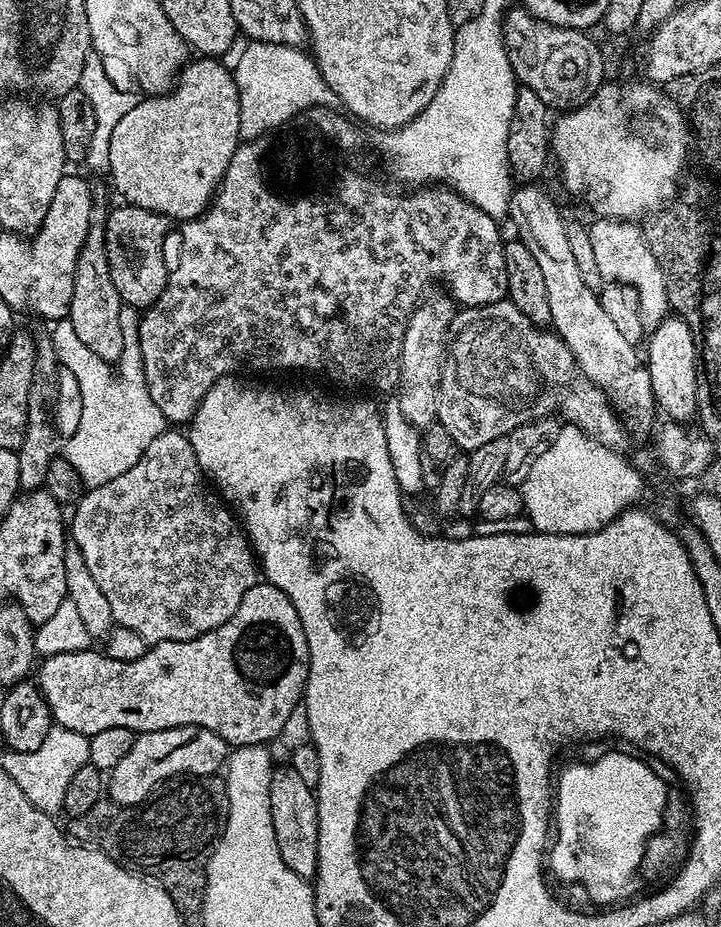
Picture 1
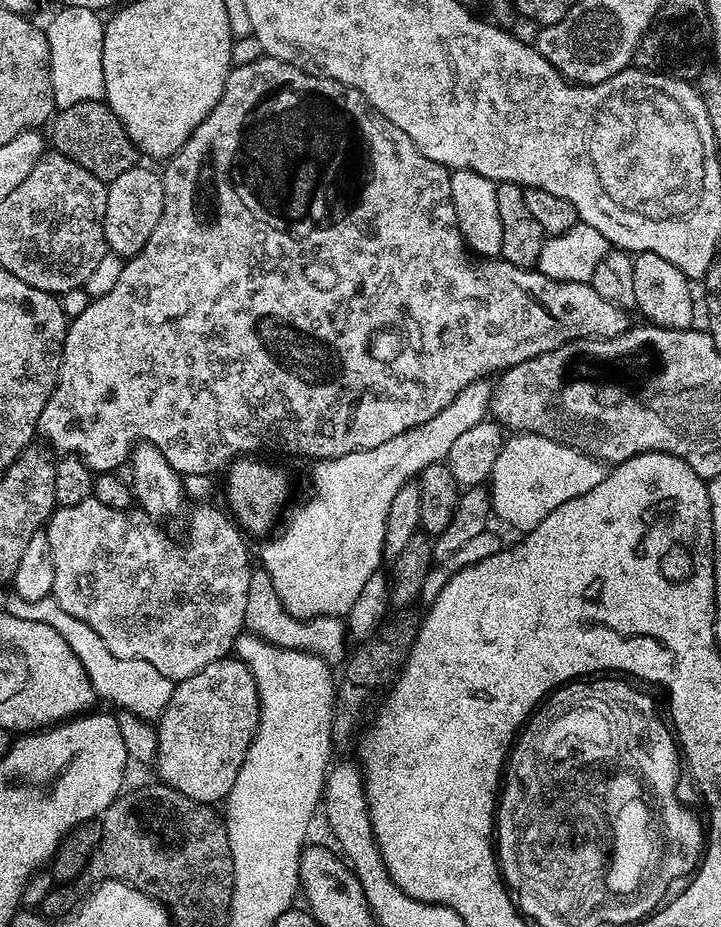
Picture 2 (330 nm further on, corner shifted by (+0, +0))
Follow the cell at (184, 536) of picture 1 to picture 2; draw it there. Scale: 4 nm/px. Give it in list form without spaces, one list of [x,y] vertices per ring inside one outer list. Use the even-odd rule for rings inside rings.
[[[94,499],[83,500],[77,504],[66,504],[57,507],[49,518],[46,525],[48,533],[50,551],[54,560],[54,584],[52,586],[52,596],[66,610],[66,614],[74,614],[78,622],[86,622],[102,642],[106,642],[106,650],[114,654],[114,658],[126,658],[127,660],[141,660],[150,662],[166,678],[173,682],[179,682],[198,674],[210,662],[223,660],[233,651],[236,637],[241,635],[244,628],[244,619],[246,618],[246,596],[249,593],[250,582],[254,579],[252,564],[248,561],[248,544],[245,533],[233,522],[227,511],[219,512],[212,506],[196,506],[192,512],[192,521],[188,524],[188,541],[179,548],[166,533],[163,532],[161,525],[147,513],[141,510],[114,509],[110,506],[103,505]]]

